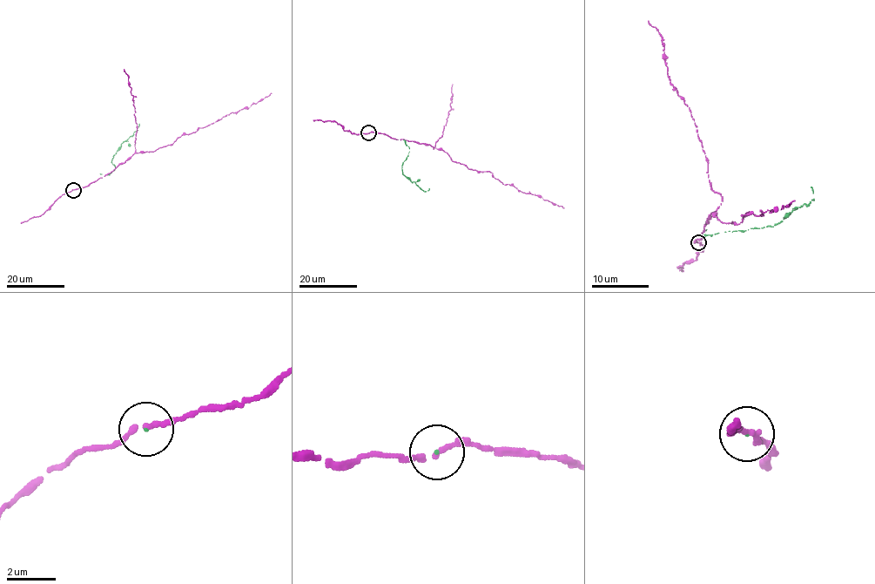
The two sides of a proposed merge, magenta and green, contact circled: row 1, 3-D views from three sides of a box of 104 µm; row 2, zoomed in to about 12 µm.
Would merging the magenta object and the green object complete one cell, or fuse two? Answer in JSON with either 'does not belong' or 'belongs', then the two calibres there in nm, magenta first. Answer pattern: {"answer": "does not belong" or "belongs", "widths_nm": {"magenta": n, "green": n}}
{"answer": "does not belong", "widths_nm": {"magenta": 200, "green": 50}}

